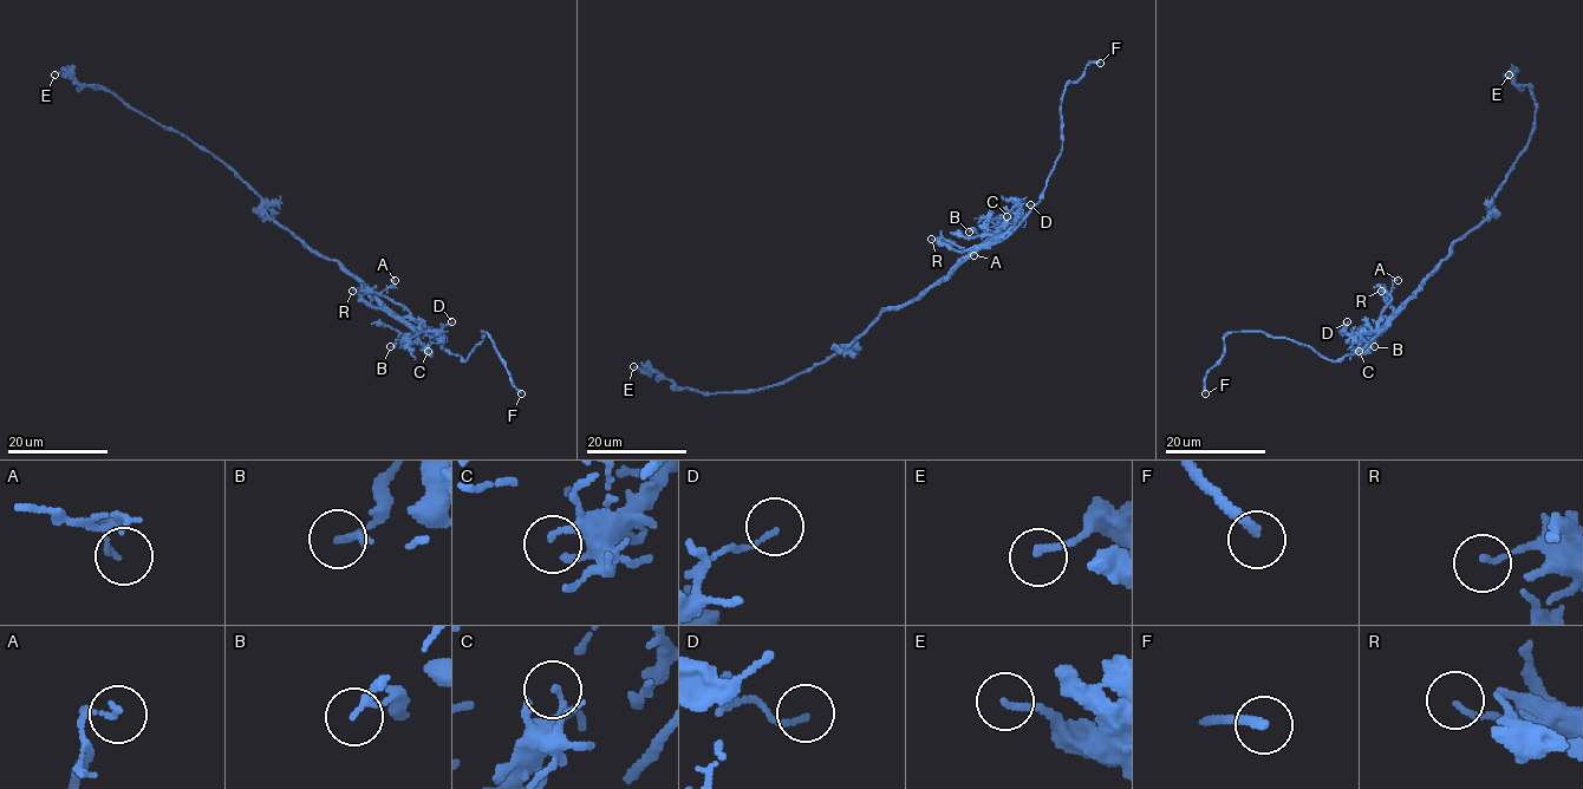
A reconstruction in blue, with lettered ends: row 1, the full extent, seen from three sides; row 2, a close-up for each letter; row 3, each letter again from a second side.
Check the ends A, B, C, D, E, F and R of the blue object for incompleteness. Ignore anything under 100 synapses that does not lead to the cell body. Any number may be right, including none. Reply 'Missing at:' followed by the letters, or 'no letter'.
Missing at: F

